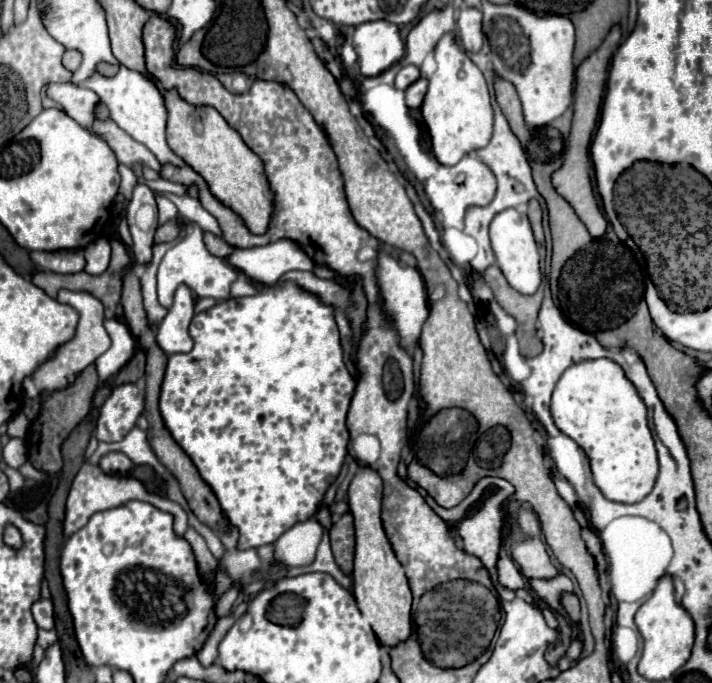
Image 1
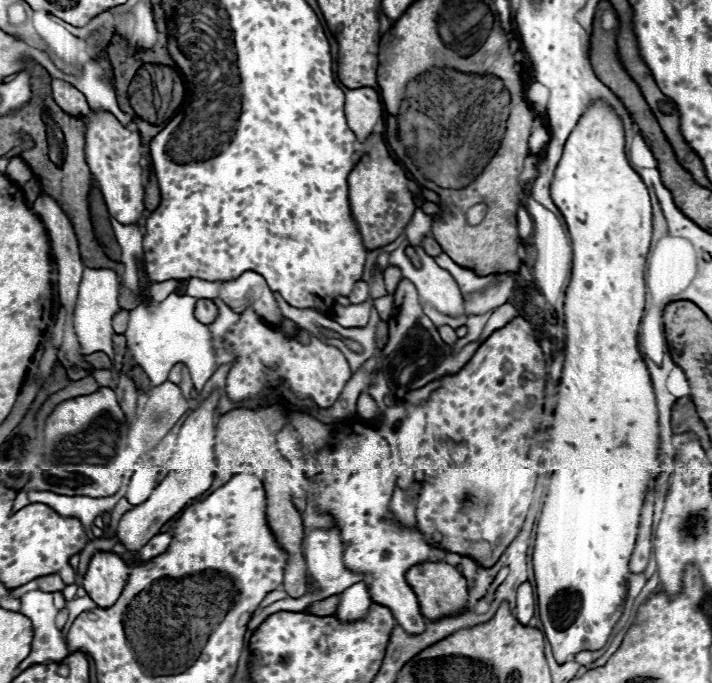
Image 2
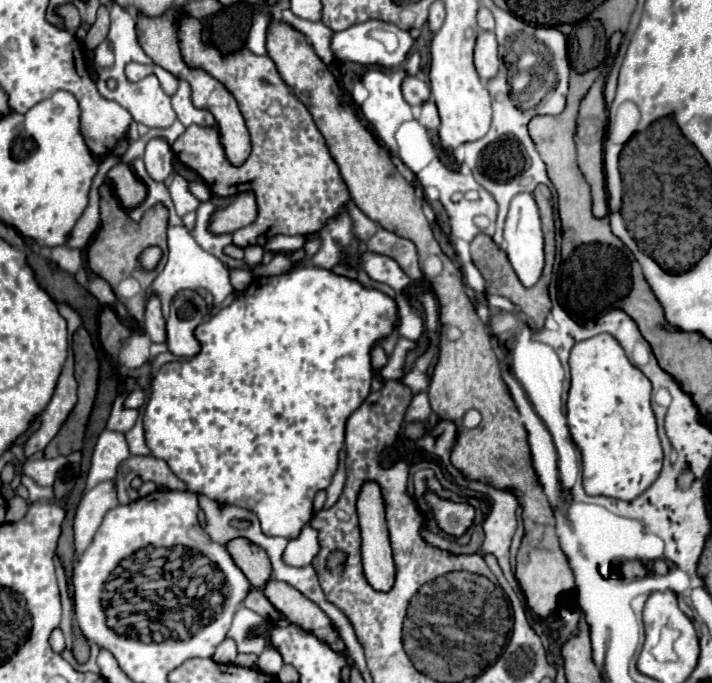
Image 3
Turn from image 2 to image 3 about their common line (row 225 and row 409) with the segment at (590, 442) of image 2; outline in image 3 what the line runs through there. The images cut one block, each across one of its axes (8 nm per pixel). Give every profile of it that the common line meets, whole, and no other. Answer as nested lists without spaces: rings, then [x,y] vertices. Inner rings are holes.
[[[608,334],[594,336],[578,342],[570,352],[572,384],[566,400],[568,428],[574,444],[582,454],[584,490],[590,496],[608,496],[618,500],[634,500],[640,496],[660,474],[662,446],[656,434],[656,418],[650,406],[650,380],[628,362],[626,353],[616,338]]]

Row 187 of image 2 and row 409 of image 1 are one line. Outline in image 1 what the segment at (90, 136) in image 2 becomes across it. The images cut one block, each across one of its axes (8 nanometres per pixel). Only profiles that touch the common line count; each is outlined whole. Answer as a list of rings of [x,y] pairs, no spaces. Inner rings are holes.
[[[136,384],[118,386],[102,404],[94,436],[100,442],[120,442],[144,410],[144,394]]]

